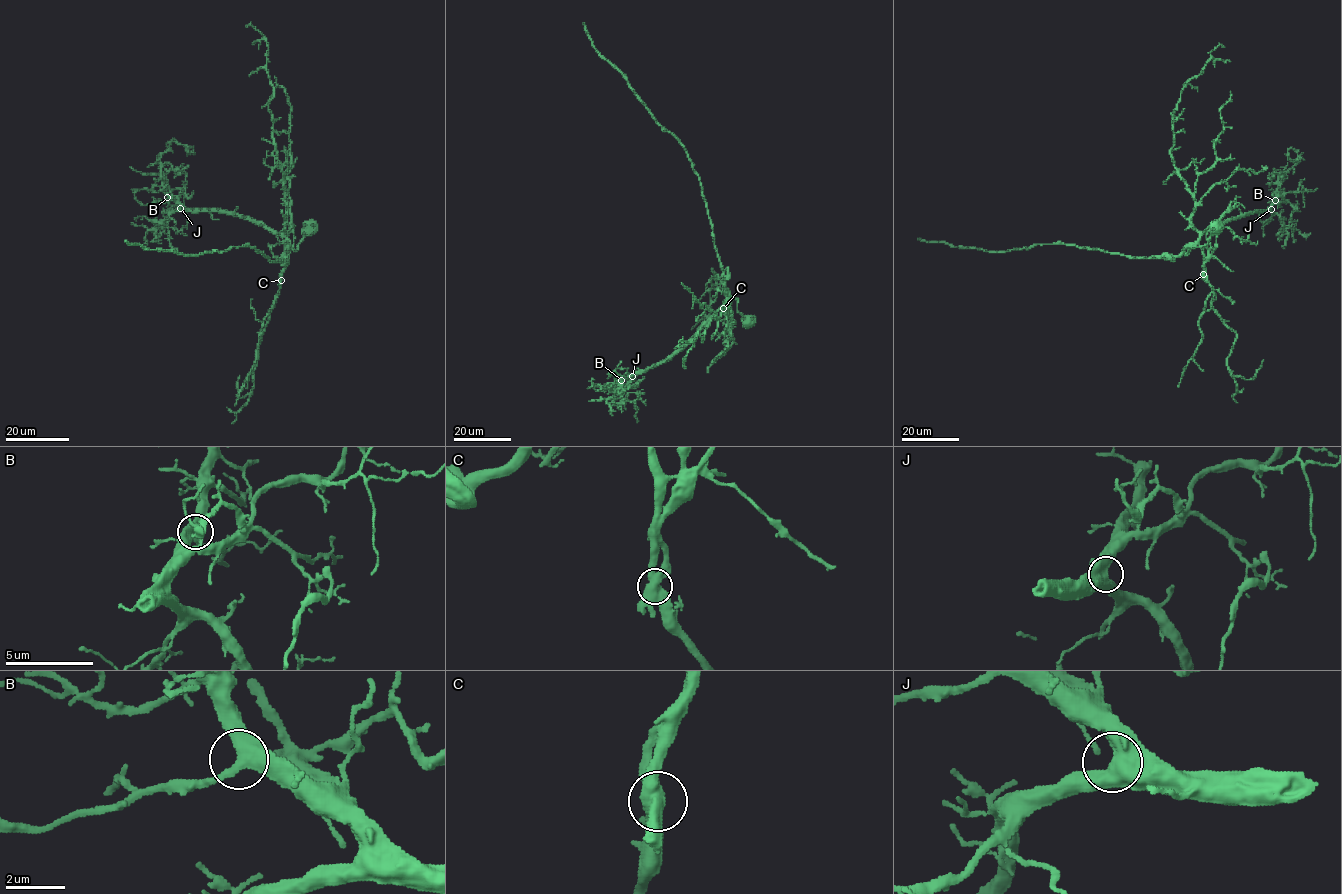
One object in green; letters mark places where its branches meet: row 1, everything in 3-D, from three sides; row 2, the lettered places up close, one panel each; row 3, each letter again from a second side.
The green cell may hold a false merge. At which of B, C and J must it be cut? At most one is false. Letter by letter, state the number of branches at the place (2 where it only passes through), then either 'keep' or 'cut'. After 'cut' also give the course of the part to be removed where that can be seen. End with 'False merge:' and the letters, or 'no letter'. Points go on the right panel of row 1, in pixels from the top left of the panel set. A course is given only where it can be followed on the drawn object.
B: 3 | keep
C: 3 | cut | (1203, 274), (1204, 263), (1216, 245), (1217, 225), (1236, 195)
J: 3 | keep
False merge: C

